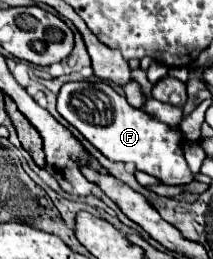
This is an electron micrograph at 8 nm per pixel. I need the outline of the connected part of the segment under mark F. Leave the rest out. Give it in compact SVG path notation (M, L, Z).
M67 82L59 94L57 94L57 112L71 124L75 126L95 148L99 148L109 160L115 162L133 162L137 166L137 170L143 170L147 174L157 176L163 184L187 184L193 180L193 174L183 158L183 150L181 150L181 140L179 136L163 122L159 122L157 118L149 116L145 110L141 108L133 108L125 96L117 94L109 84L105 82Z

